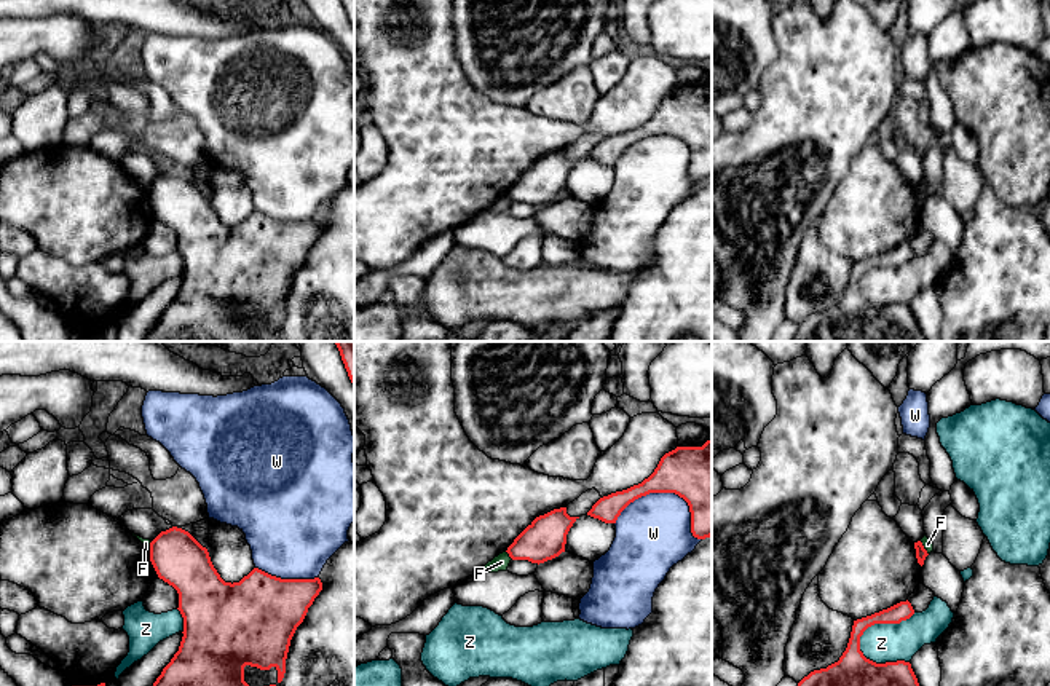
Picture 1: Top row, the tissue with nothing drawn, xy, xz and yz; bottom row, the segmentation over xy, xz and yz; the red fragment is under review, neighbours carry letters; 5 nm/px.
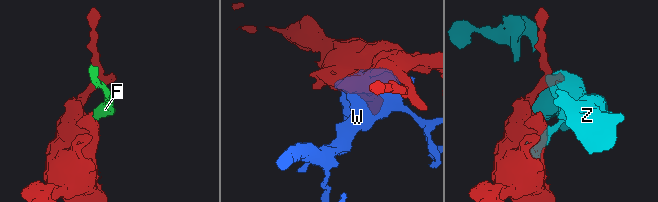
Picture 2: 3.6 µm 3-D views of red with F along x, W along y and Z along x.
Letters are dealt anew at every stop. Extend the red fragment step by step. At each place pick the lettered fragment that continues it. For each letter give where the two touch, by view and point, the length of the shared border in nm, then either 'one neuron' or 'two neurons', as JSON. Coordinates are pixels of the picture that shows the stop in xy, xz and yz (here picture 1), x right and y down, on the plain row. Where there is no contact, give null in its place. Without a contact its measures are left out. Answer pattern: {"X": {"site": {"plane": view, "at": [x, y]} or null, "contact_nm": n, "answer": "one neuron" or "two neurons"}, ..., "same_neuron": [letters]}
{"F": {"site": {"plane": "xz", "at": [509, 198]}, "contact_nm": 60, "answer": "two neurons"}, "W": {"site": {"plane": "xz", "at": [669, 134]}, "contact_nm": 460, "answer": "two neurons"}, "Z": {"site": {"plane": "yz", "at": [878, 265]}, "contact_nm": 340, "answer": "two neurons"}, "same_neuron": []}

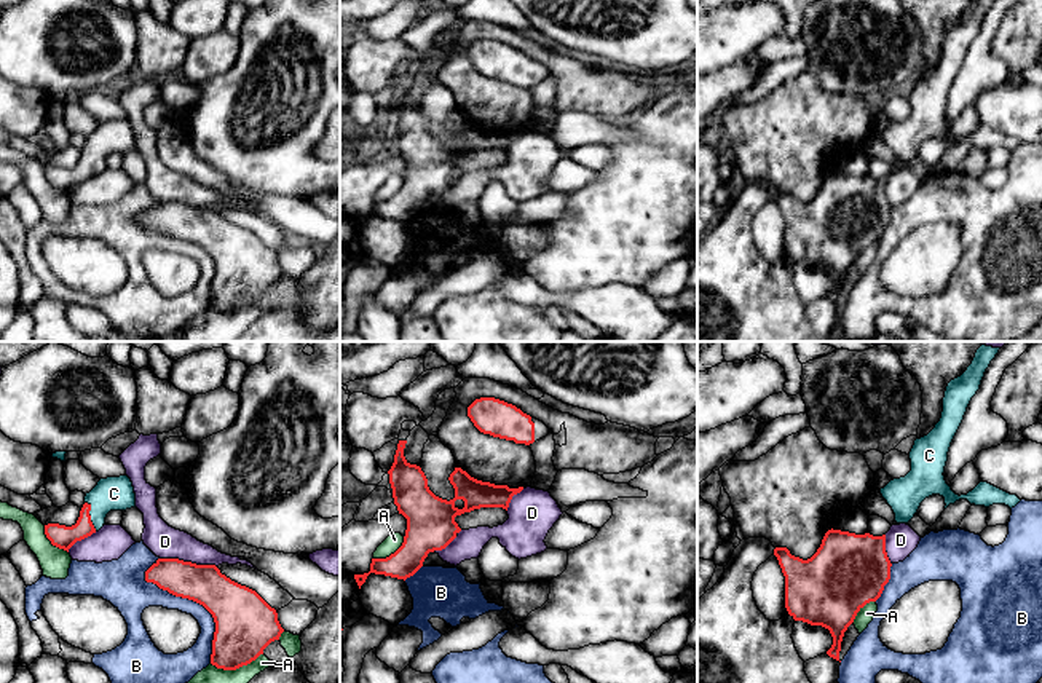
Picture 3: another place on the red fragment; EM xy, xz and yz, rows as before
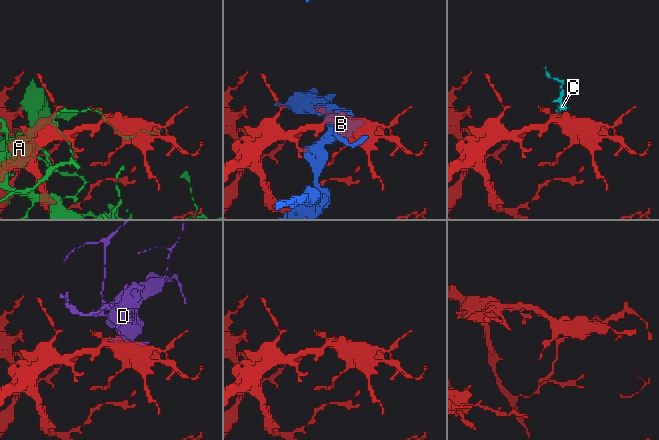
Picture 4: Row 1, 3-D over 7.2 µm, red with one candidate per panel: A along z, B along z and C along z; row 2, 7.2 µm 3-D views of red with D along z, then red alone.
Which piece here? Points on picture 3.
{"A": {"site": {"plane": "xy", "at": [236, 310]}, "contact_nm": 280, "answer": "two neurons"}, "B": {"site": {"plane": "xy", "at": [192, 241]}, "contact_nm": 600, "answer": "two neurons"}, "C": {"site": {"plane": "xy", "at": [90, 158]}, "contact_nm": 160, "answer": "one neuron"}, "D": {"site": {"plane": "xy", "at": [189, 205]}, "contact_nm": 300, "answer": "two neurons"}, "same_neuron": ["C"]}

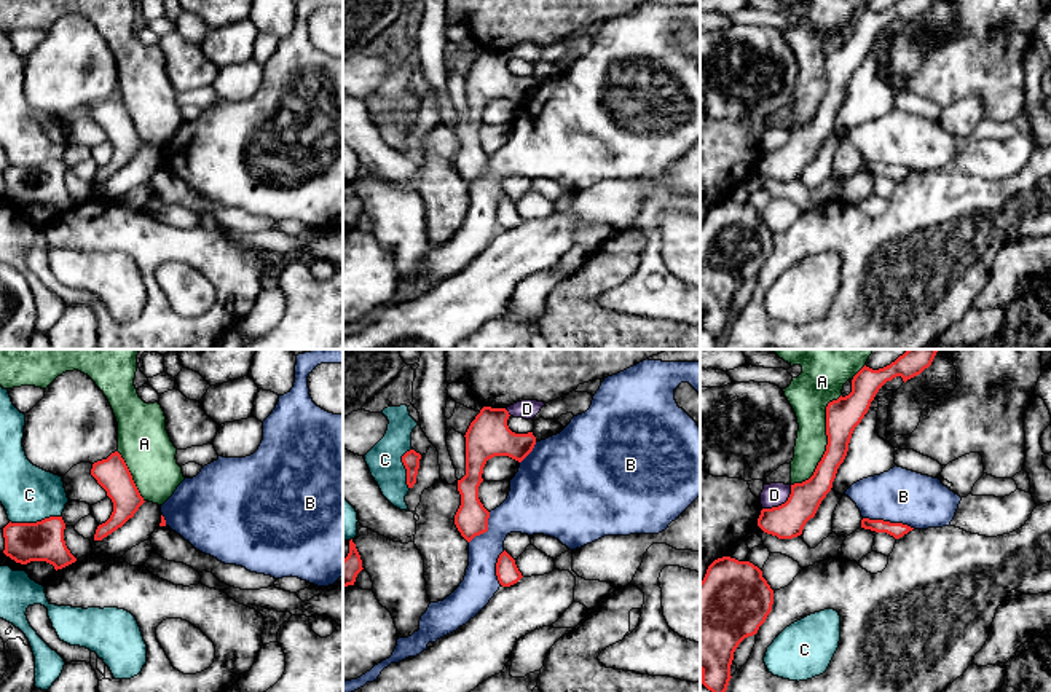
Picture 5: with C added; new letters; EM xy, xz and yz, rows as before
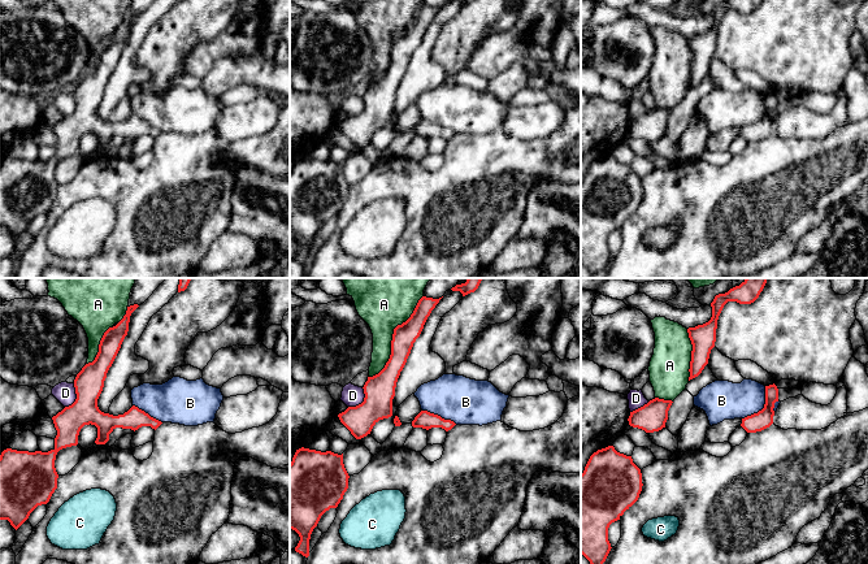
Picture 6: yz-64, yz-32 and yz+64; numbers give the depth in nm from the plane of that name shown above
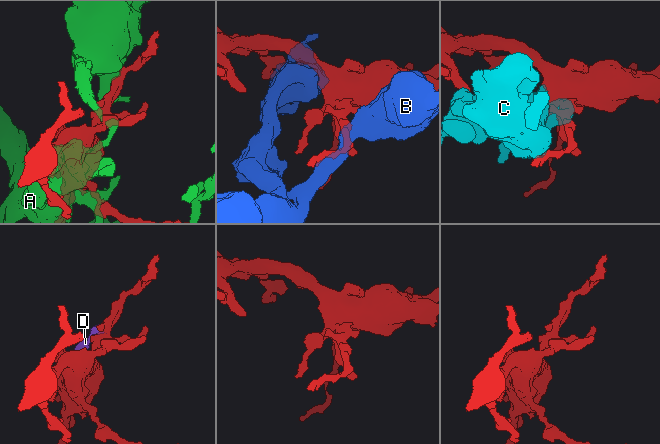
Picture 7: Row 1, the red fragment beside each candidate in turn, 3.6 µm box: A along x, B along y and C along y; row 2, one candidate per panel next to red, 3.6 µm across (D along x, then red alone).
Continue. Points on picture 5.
{"A": {"site": {"plane": "yz", "at": [828, 86]}, "contact_nm": 550, "answer": "two neurons"}, "B": {"site": {"plane": "yz", "at": [889, 165]}, "contact_nm": 280, "answer": "two neurons"}, "C": {"site": {"plane": "xy", "at": [34, 166]}, "contact_nm": 260, "answer": "two neurons"}, "D": {"site": {"plane": "yz", "at": [782, 147]}, "contact_nm": 200, "answer": "two neurons"}, "same_neuron": []}

